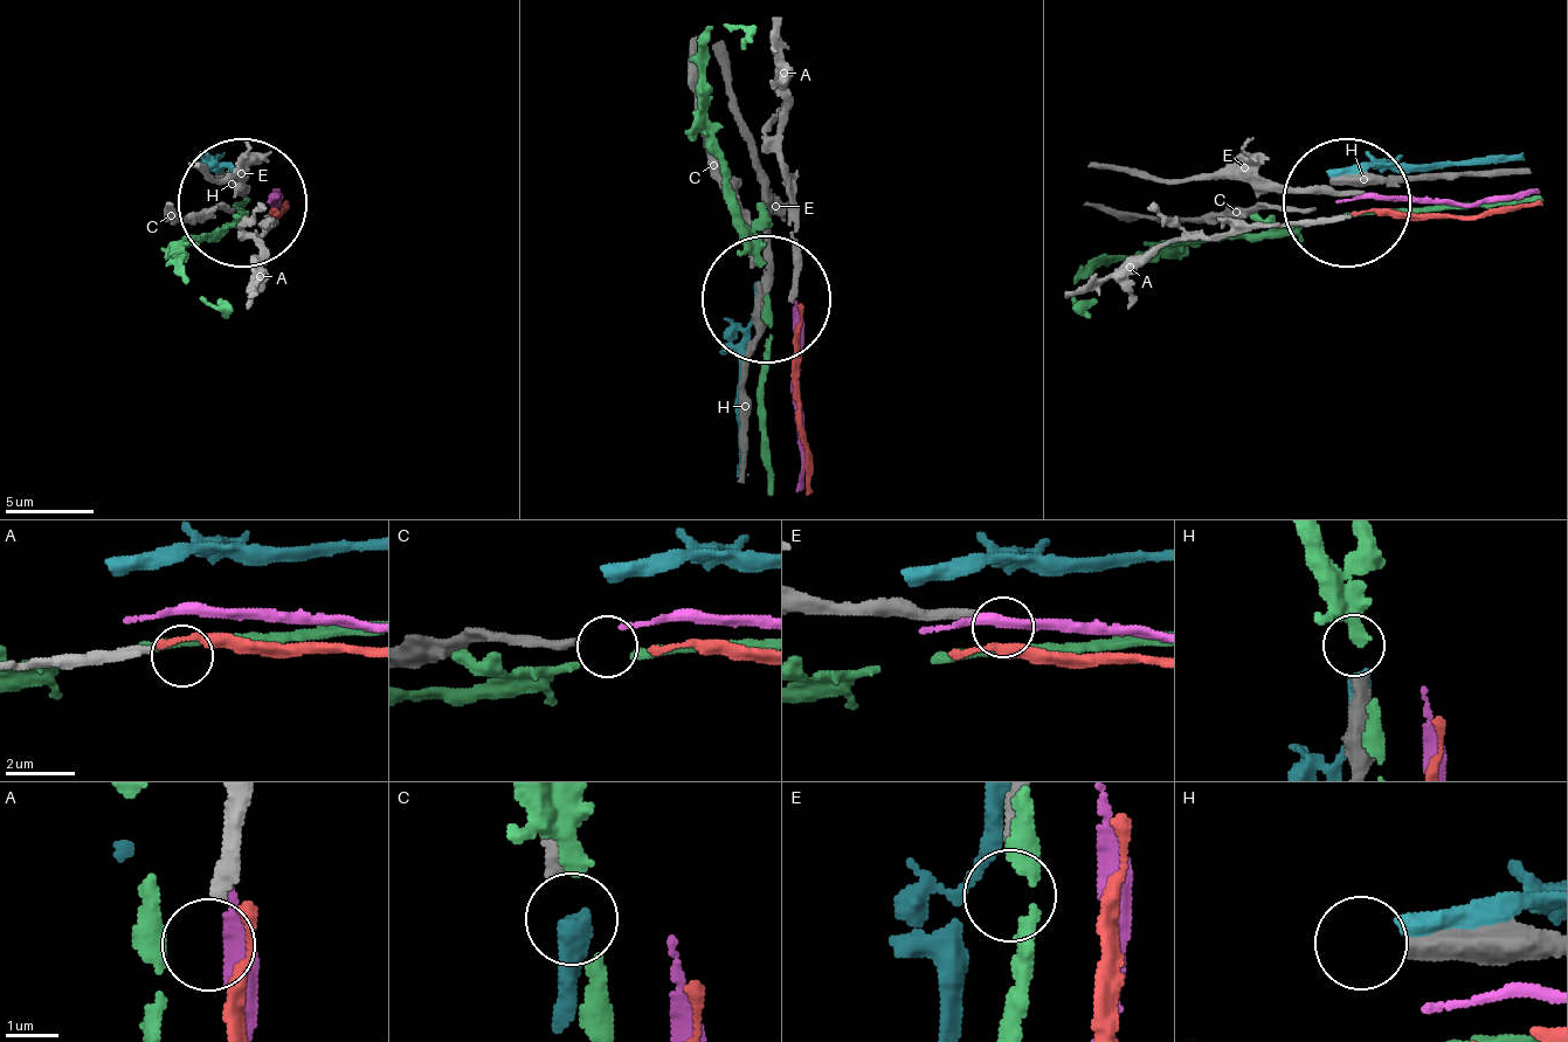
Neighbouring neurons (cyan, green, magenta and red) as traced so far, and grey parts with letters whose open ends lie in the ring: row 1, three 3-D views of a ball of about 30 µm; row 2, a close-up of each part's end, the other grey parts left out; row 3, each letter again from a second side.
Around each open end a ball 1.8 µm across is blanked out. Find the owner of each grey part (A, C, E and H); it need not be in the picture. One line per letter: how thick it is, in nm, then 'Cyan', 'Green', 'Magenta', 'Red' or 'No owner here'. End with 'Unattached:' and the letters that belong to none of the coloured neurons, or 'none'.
A: Thickness 280 nm. No owner here
C: Thickness 320 nm. No owner here
E: Thickness 320 nm. No owner here
H: Thickness 440 nm. No owner here
Unattached: A, C, E, H

